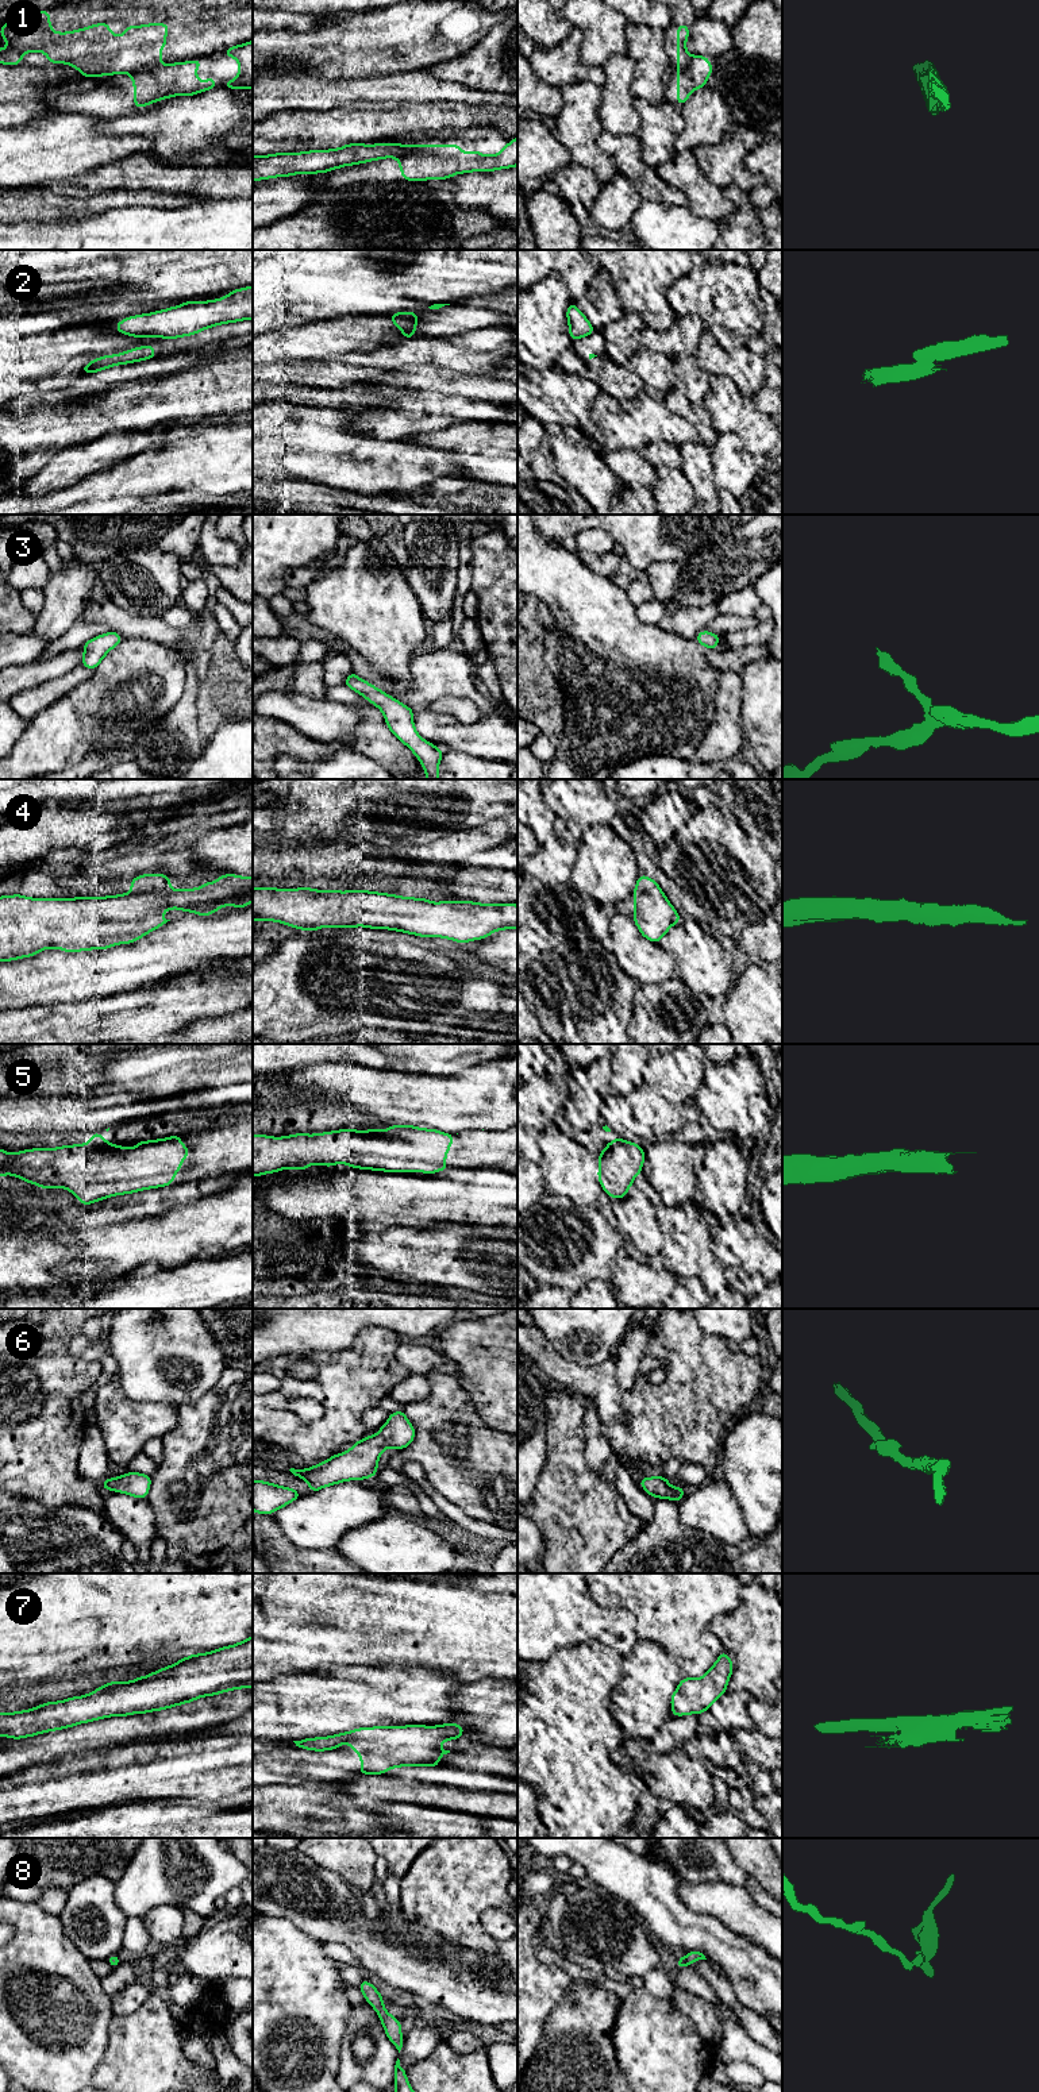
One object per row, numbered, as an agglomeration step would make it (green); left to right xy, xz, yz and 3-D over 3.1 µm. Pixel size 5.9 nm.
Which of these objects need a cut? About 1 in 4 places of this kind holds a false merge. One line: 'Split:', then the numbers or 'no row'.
Split: 1, 2

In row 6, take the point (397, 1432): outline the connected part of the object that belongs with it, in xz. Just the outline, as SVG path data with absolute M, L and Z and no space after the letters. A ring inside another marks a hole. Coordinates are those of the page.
M404 1410L390 1413L388 1422L377 1434L366 1436L345 1453L338 1453L328 1460L307 1469L289 1471L304 1479L311 1491L319 1491L346 1480L370 1479L378 1473L377 1463L384 1449L404 1449L415 1440L415 1428L407 1419Z

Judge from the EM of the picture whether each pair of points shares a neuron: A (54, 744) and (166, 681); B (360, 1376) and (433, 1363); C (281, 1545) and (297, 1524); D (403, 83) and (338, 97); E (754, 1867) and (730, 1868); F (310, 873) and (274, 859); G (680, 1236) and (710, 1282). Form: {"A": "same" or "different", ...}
{"A": "same", "B": "different", "C": "different", "D": "same", "E": "different", "F": "same", "G": "same"}

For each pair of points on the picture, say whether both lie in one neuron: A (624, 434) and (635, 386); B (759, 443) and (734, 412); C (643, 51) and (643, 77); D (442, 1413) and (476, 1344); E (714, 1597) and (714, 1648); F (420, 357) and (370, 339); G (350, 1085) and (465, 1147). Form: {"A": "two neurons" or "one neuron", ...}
{"A": "two neurons", "B": "one neuron", "C": "one neuron", "D": "two neurons", "E": "one neuron", "F": "two neurons", "G": "two neurons"}

